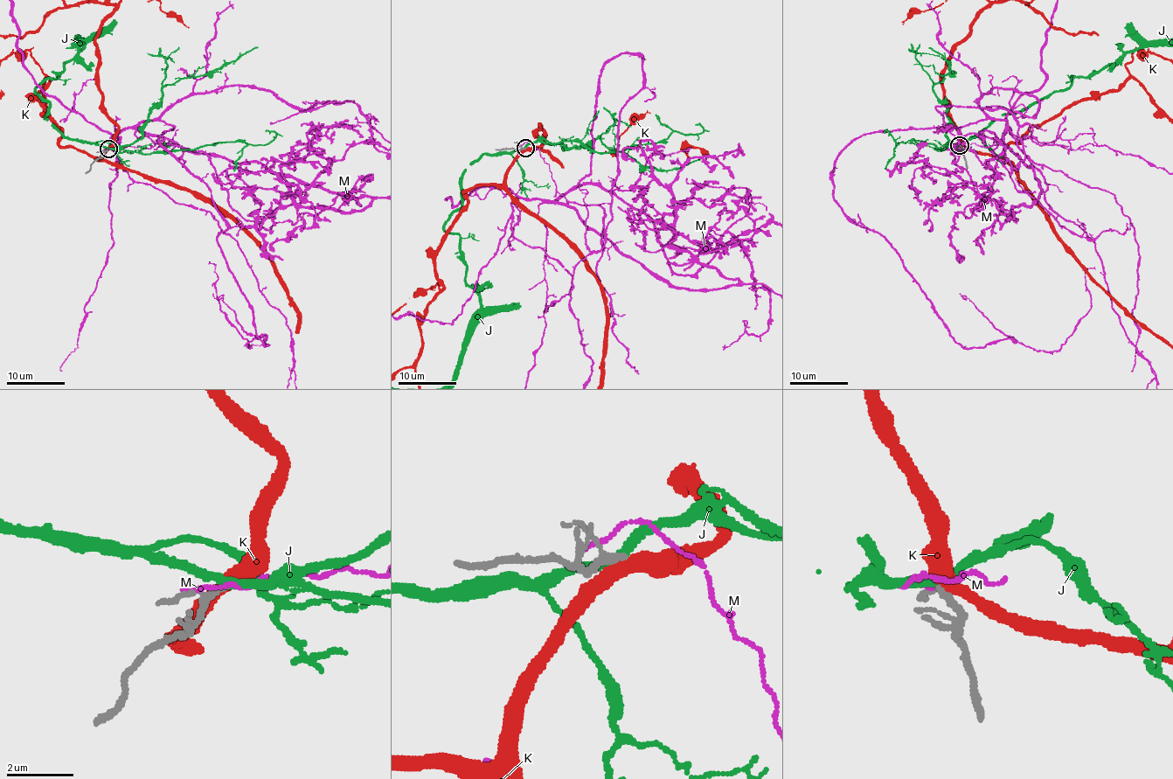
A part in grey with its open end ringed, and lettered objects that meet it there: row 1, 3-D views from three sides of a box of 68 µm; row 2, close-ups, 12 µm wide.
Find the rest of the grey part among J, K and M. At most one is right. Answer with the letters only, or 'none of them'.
none of them

